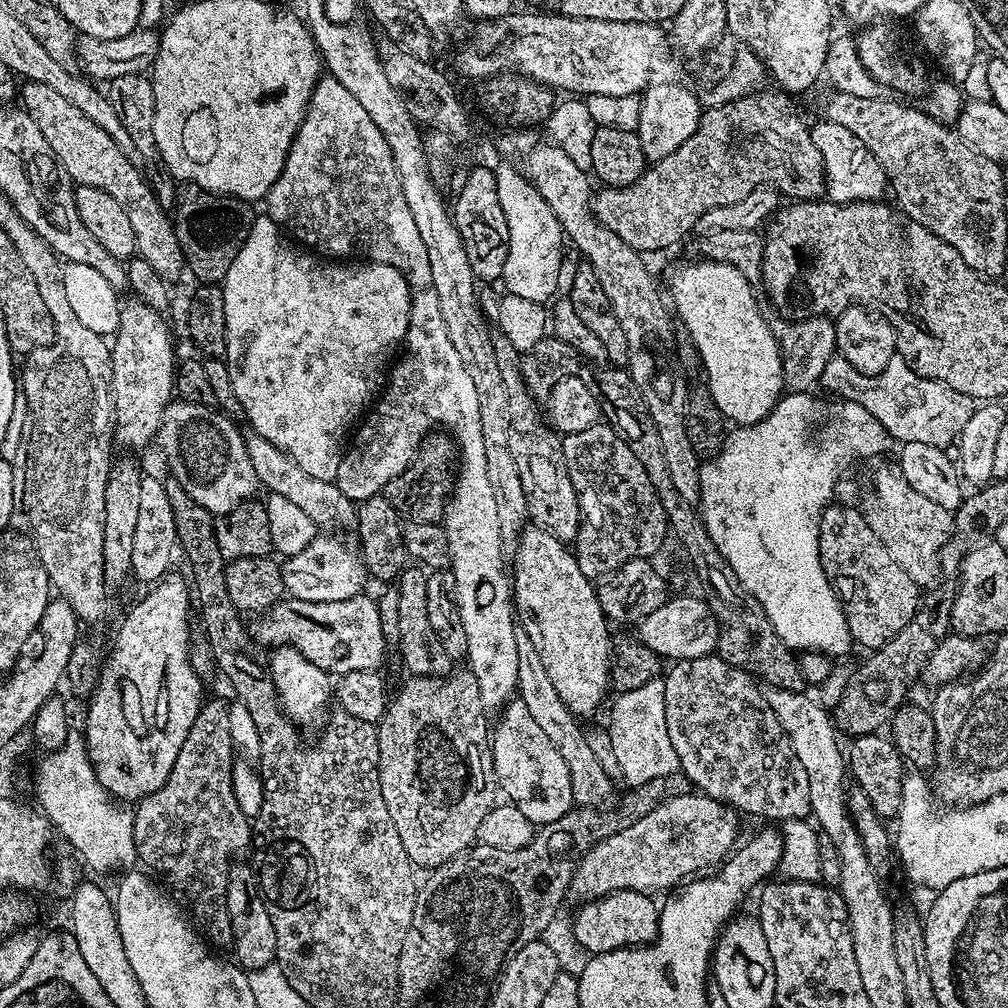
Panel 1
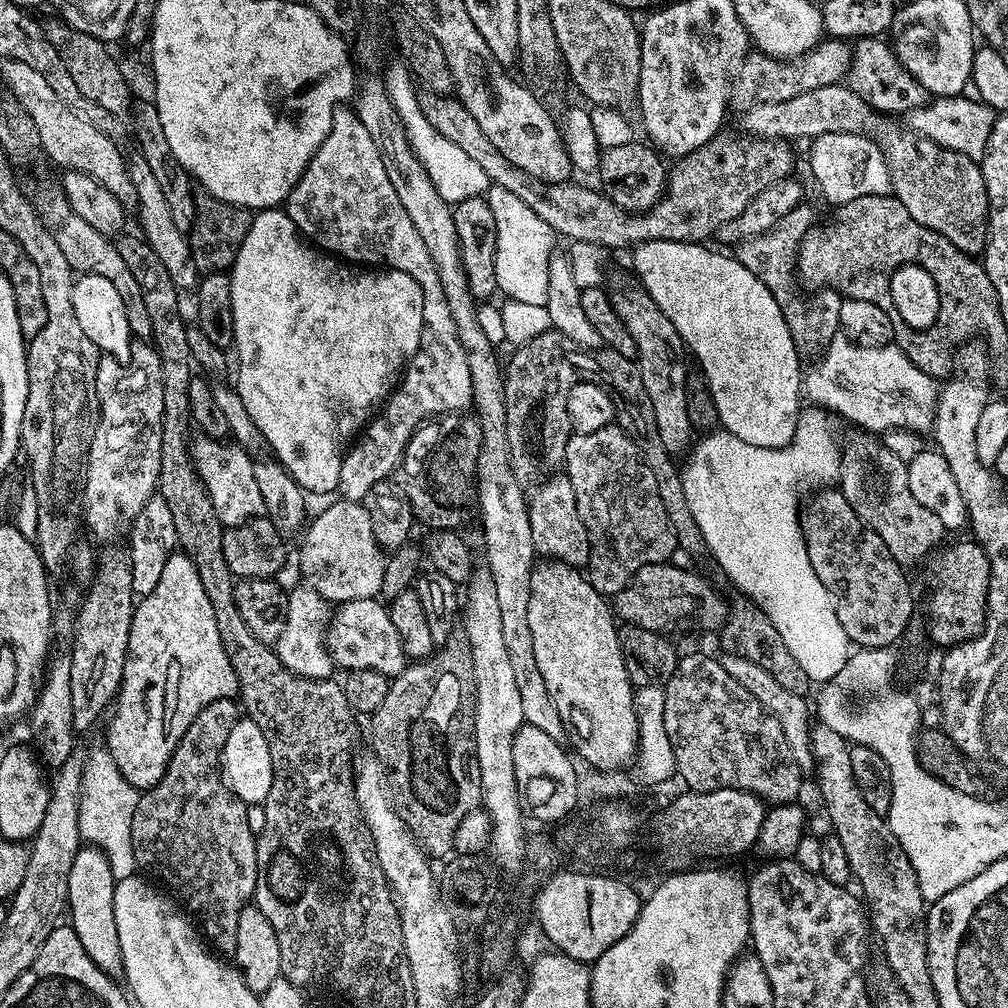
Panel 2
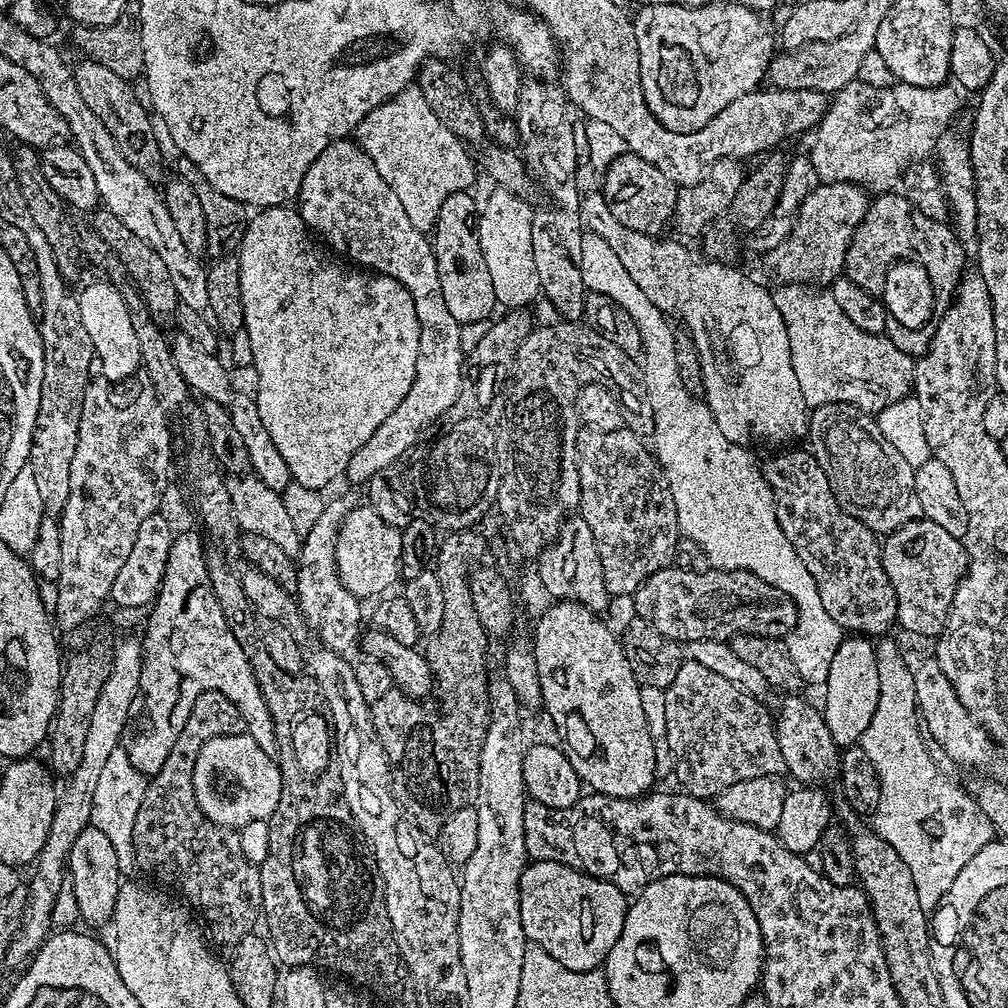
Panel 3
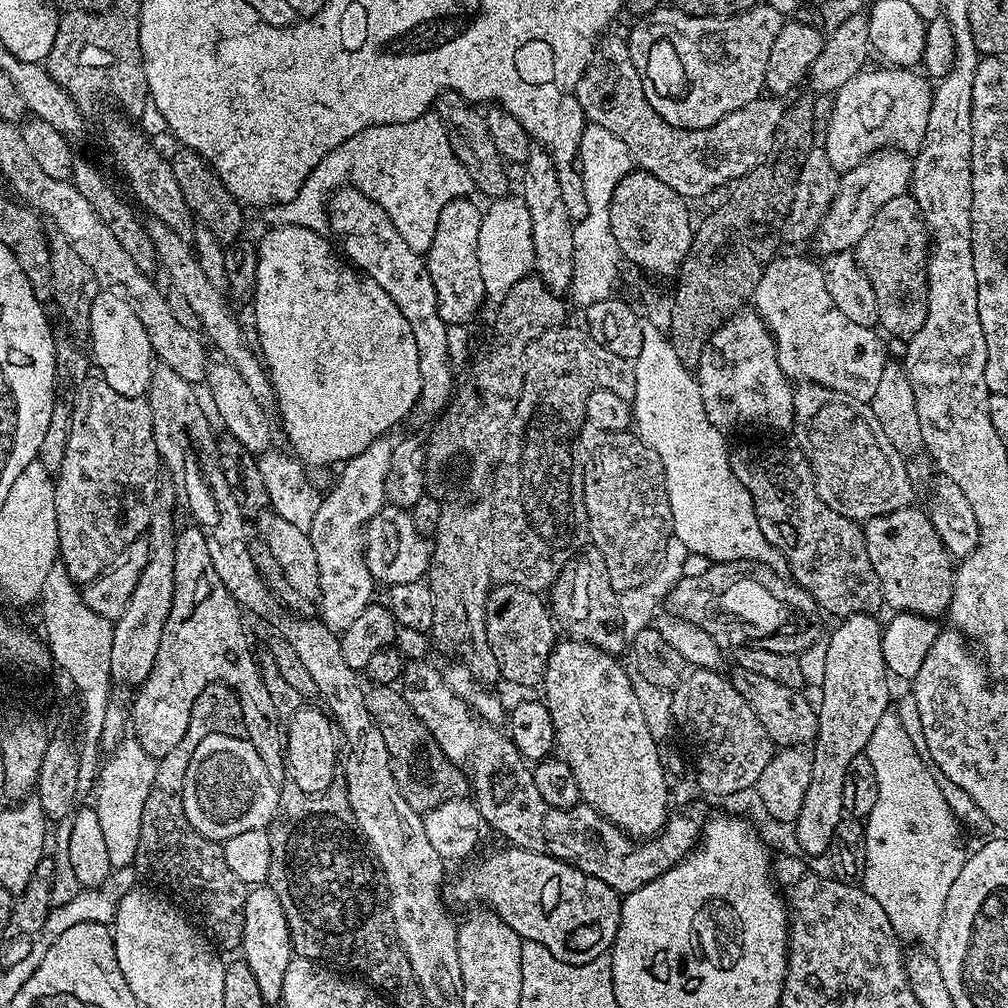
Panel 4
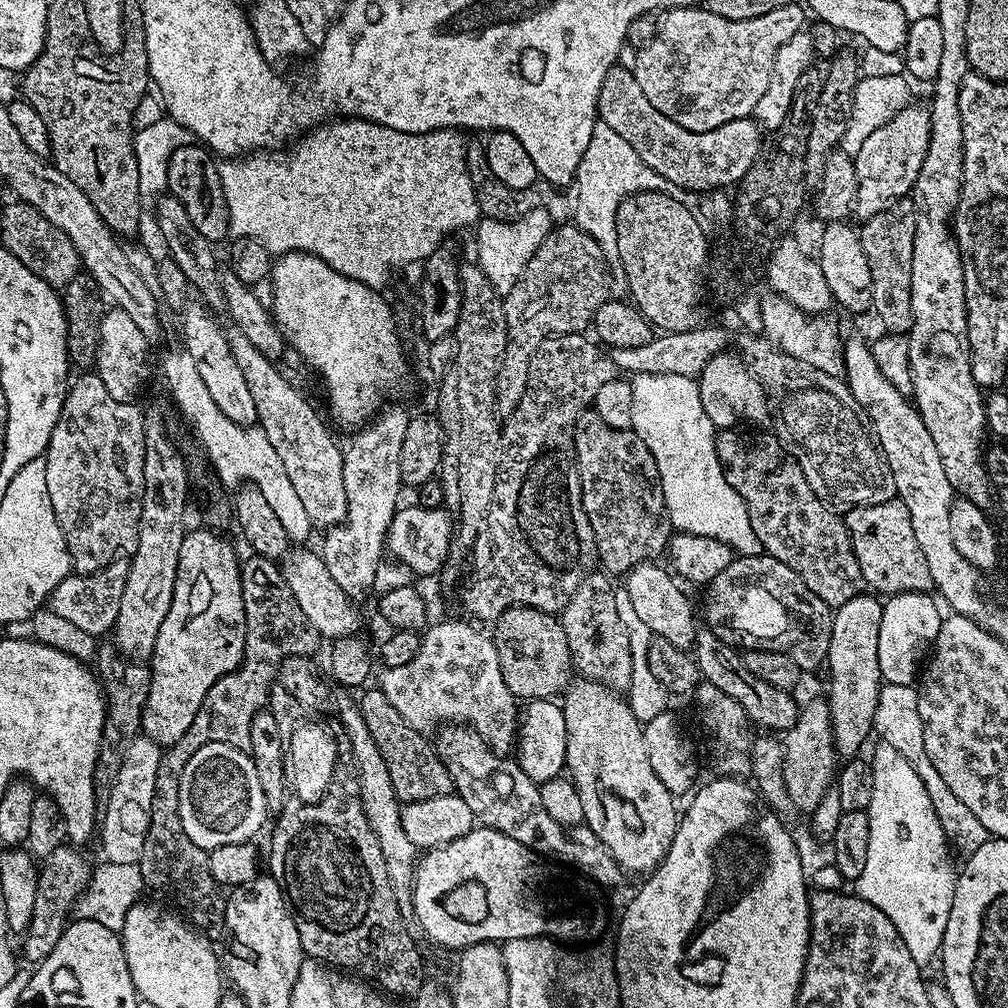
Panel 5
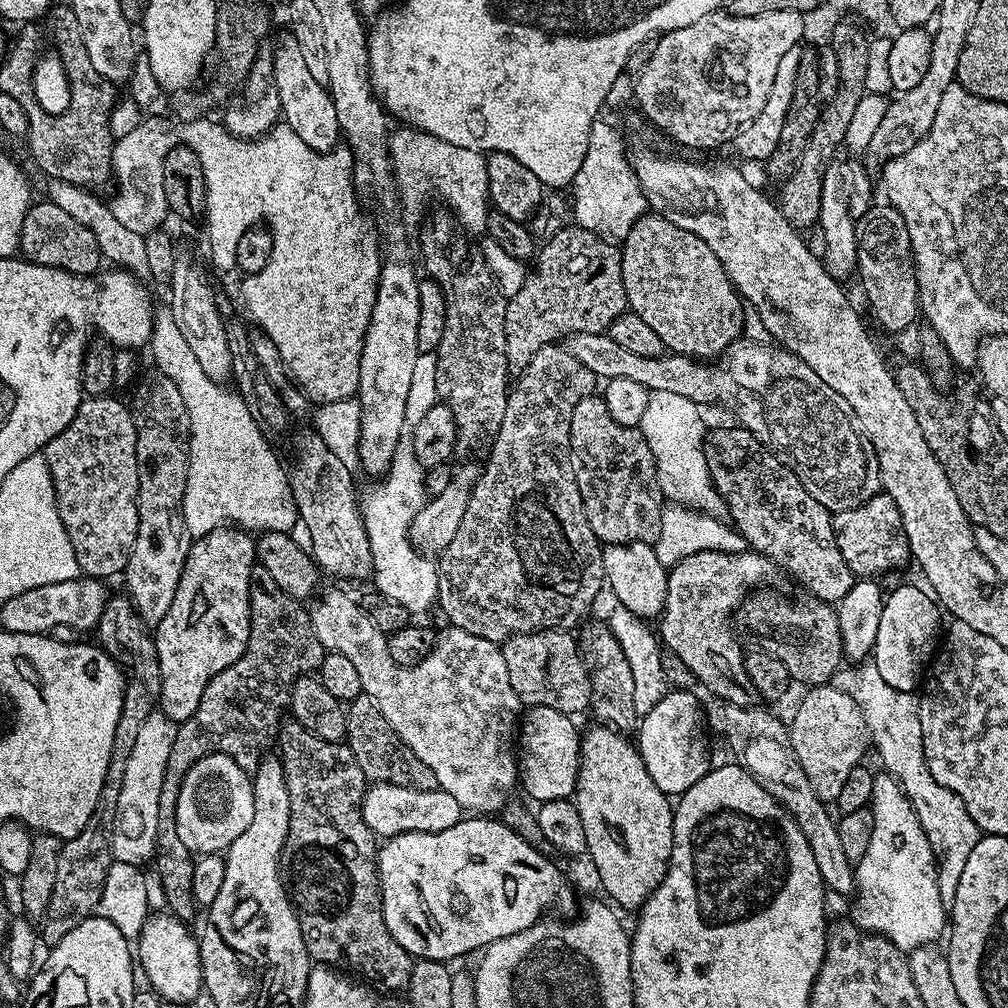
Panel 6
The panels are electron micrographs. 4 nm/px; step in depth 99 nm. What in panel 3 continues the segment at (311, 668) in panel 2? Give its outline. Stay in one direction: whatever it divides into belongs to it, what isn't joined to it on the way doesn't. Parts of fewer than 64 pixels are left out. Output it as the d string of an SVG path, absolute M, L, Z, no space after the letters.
M340 496L337 500L329 499L322 510L322 518L305 533L300 546L300 555L296 570L294 595L300 612L304 615L307 631L313 632L329 652L347 653L347 648L357 647L362 636L360 628L361 601L342 582L336 569L336 539L340 533L346 514L354 507L354 500Z

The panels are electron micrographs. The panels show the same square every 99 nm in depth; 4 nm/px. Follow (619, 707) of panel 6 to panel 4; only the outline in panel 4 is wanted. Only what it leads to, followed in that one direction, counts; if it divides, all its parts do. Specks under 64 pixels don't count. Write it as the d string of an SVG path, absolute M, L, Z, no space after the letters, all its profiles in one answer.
M588 546L576 553L569 560L558 574L558 578L553 582L550 589L550 611L558 621L559 627L564 628L569 637L575 638L585 644L593 644L598 650L603 652L611 652L620 654L626 648L626 629L622 619L620 610L620 597L614 590L614 586L610 586L610 577L606 575L606 562L602 558L602 554L597 548Z

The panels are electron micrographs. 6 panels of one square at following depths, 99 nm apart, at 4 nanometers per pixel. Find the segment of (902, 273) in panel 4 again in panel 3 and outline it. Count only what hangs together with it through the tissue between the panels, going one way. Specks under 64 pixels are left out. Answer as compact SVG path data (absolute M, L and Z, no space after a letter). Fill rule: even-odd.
M880 194L871 201L865 220L861 222L852 245L849 246L848 253L852 255L852 260L845 258L844 272L852 268L852 274L847 279L851 280L856 276L853 280L855 284L862 286L868 292L880 294L889 267L900 261L915 263L920 260L918 266L932 268L929 276L934 294L937 296L938 293L944 292L944 300L952 303L954 298L948 294L948 288L953 288L952 284L959 288L961 281L956 278L956 272L962 276L966 272L964 245L945 221L931 220L908 201L907 195L896 195ZM872 264L875 265L875 281L868 280L868 276L872 276Z

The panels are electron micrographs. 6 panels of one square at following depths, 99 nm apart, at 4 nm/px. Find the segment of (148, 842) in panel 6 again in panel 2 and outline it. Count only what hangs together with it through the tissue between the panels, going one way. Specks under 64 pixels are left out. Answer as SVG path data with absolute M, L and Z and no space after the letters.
M106 750L87 753L80 791L80 839L91 847L102 849L116 881L135 876L138 872L132 845L132 823L140 797L136 787L122 778L122 770L118 770L118 762L114 762L111 754Z

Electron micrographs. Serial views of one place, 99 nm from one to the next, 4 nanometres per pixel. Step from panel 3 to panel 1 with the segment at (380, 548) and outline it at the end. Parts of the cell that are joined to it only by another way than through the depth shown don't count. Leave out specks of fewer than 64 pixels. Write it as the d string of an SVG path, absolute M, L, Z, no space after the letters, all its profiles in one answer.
M318 534L306 550L287 557L280 573L285 593L293 600L302 602L342 602L351 596L359 596L365 591L366 569L357 549L352 548L336 534Z

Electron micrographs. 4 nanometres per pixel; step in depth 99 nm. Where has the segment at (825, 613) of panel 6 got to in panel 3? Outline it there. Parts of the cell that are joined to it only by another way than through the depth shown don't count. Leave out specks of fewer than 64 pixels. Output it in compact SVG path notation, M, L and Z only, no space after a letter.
M669 566L650 574L634 593L635 615L677 642L731 641L734 636L787 637L796 628L798 610L782 590L762 582L752 572L724 572L712 568L703 576L688 568Z

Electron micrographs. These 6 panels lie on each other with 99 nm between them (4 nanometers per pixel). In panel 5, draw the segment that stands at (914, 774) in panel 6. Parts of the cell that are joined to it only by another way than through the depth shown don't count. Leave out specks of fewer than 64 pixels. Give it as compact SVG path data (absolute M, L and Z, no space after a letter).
M885 683L878 694L878 710L874 710L872 726L875 735L877 737L880 735L879 739L883 743L894 746L894 750L898 750L898 754L902 754L902 758L906 758L912 763L914 770L918 772L918 778L922 778L922 782L926 786L926 794L930 794L934 814L938 814L938 822L942 822L942 830L946 834L949 845L955 851L957 848L962 854L961 857L967 858L990 837L986 826L982 826L982 822L978 822L978 818L974 818L970 806L965 806L955 796L954 790L950 790L950 786L946 786L946 782L942 782L942 774L938 774L938 770L934 770L934 762L930 762L930 754L926 754L924 745L924 727L922 718L918 714L919 697L920 693L913 685Z

